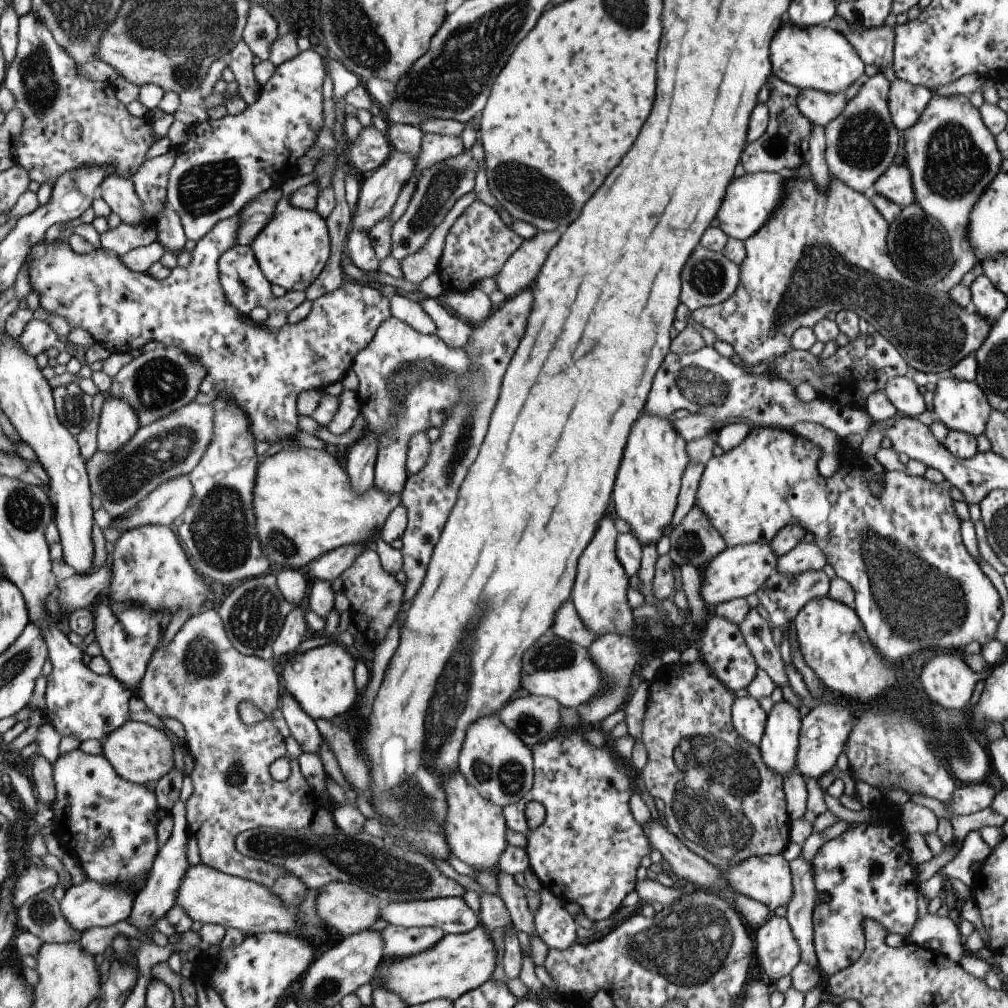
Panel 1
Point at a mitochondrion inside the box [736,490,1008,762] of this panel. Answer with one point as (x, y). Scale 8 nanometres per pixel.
(936, 608)

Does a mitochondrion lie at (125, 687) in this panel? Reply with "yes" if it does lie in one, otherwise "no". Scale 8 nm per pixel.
no

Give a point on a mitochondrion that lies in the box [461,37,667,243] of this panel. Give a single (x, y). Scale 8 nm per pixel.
(525, 186)

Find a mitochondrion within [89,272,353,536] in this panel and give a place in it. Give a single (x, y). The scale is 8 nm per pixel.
(121, 476)

